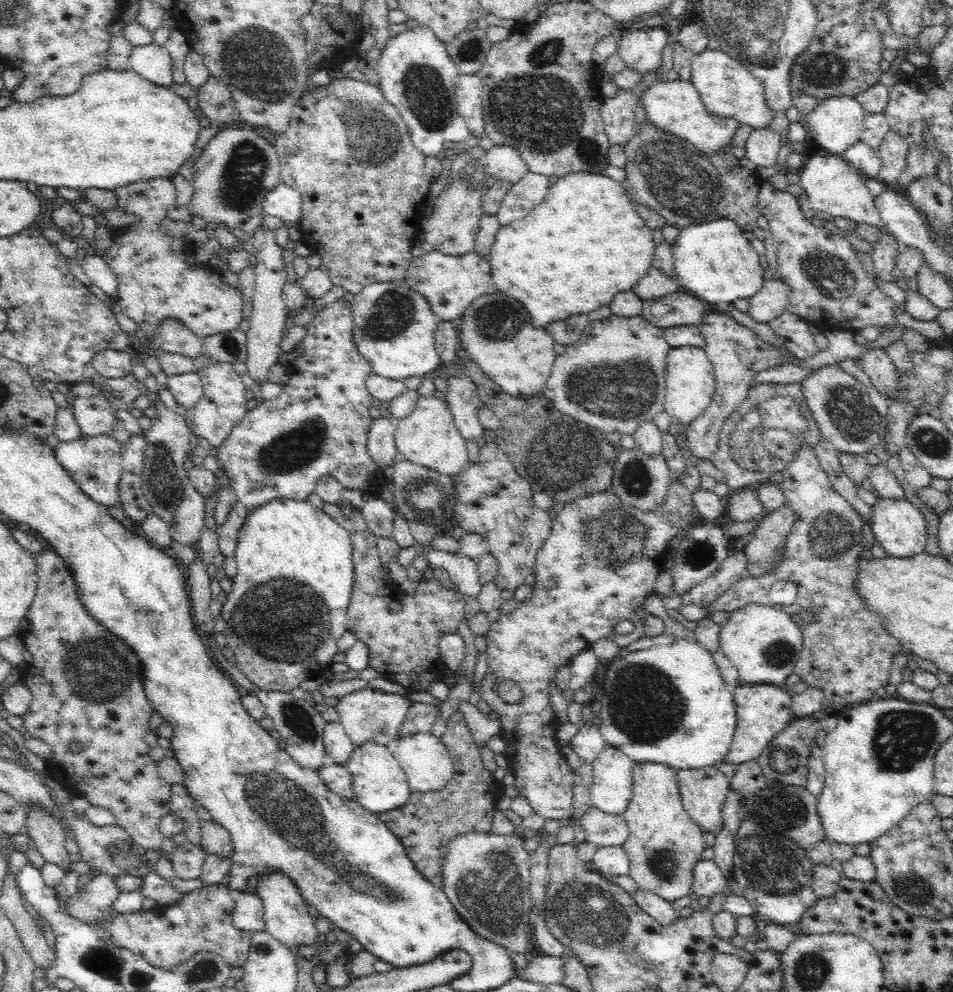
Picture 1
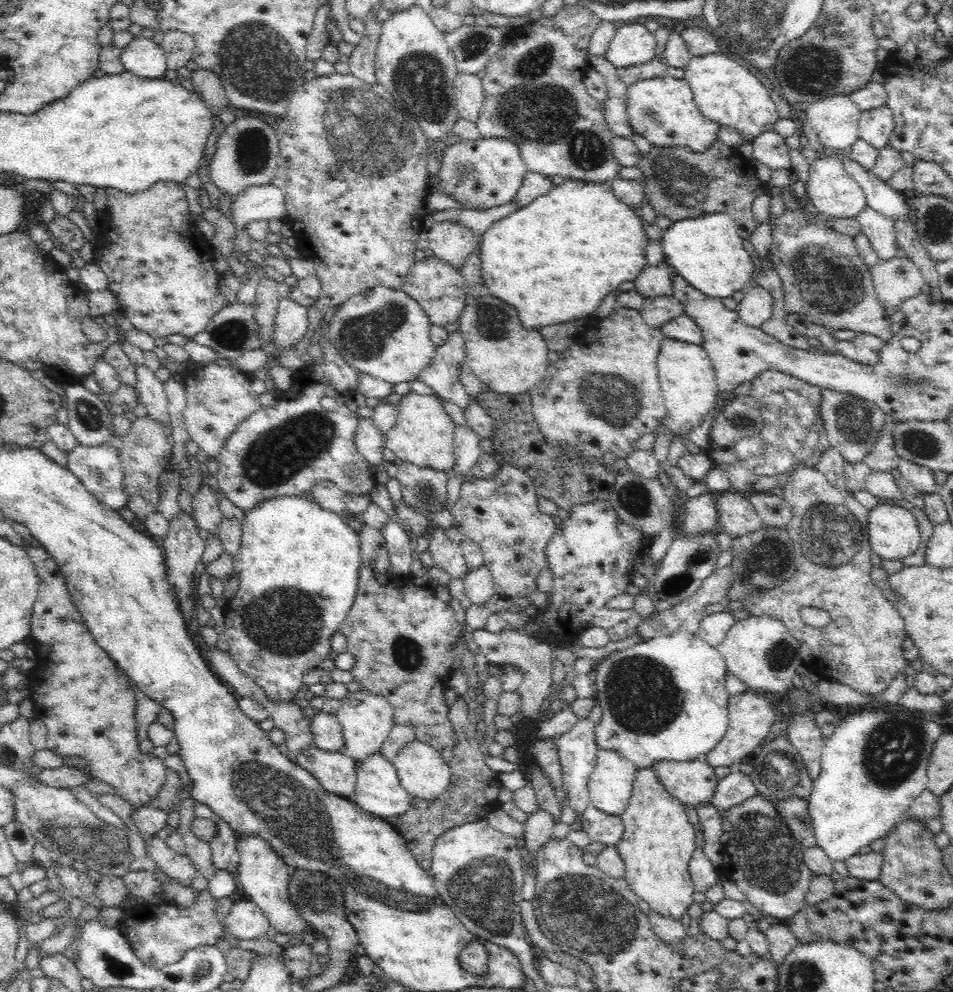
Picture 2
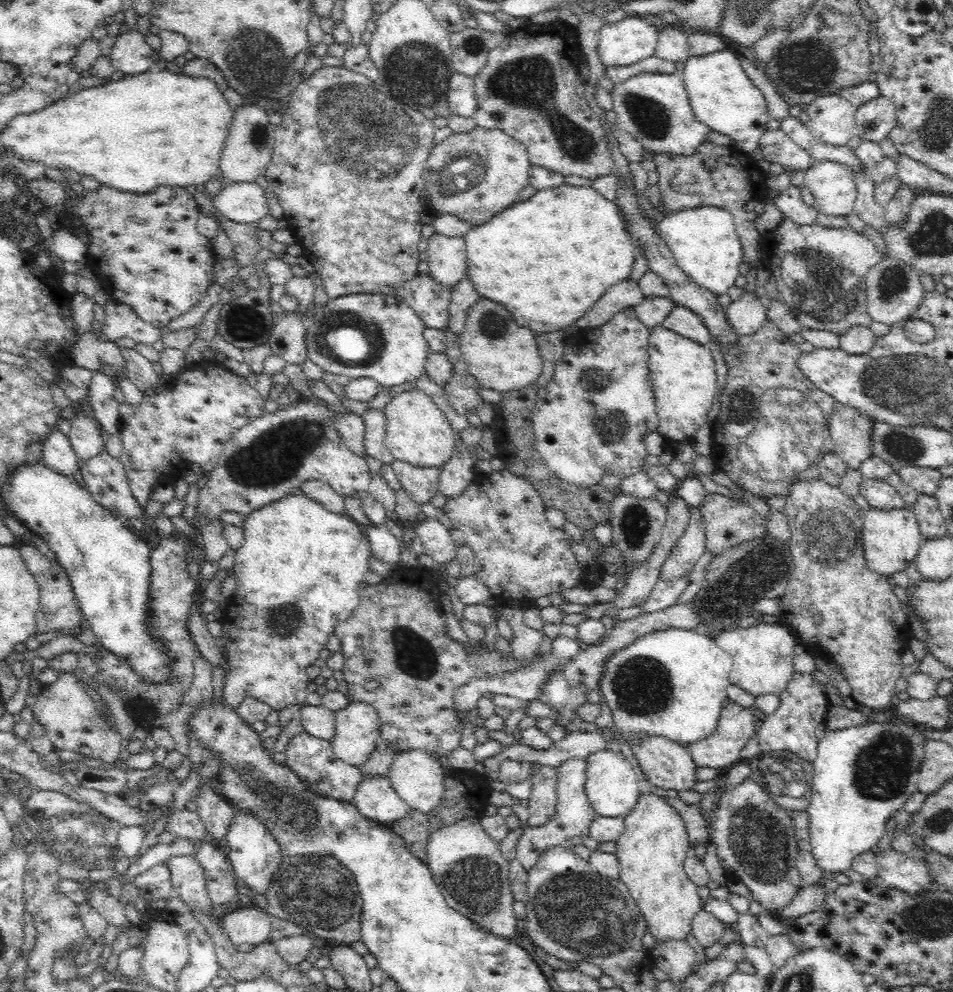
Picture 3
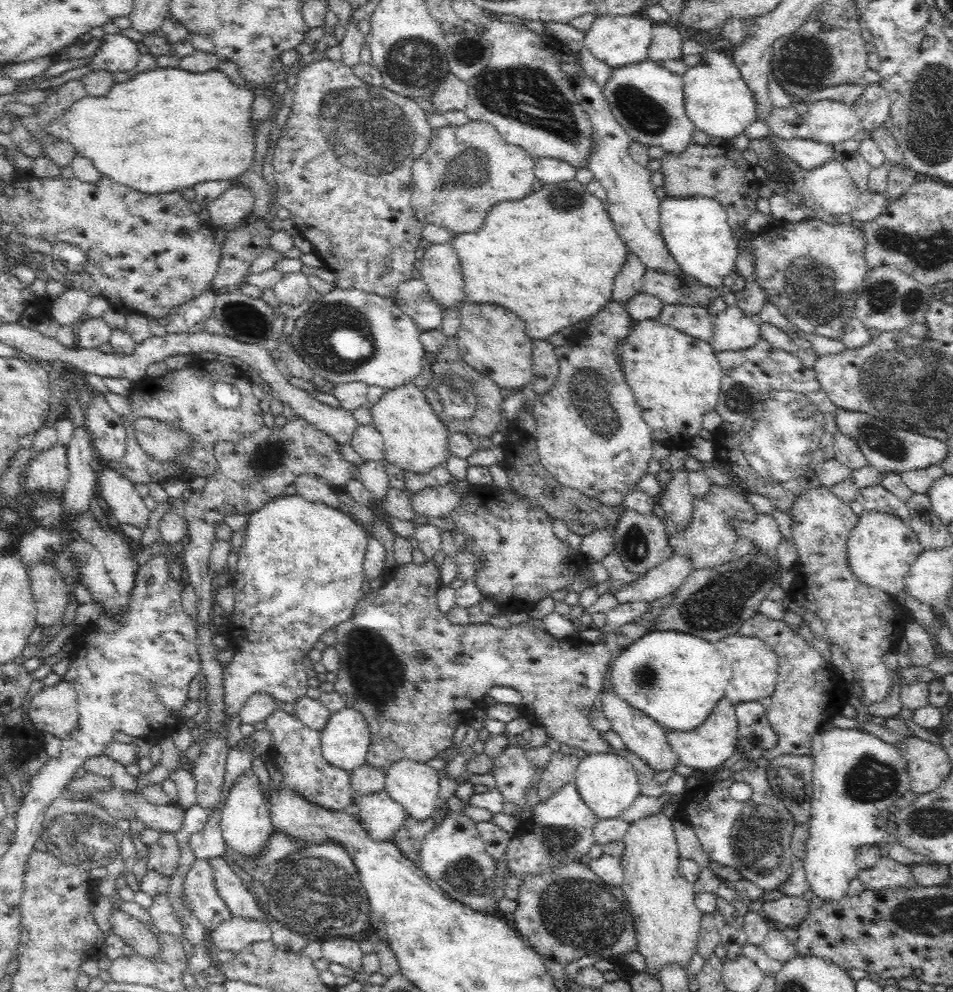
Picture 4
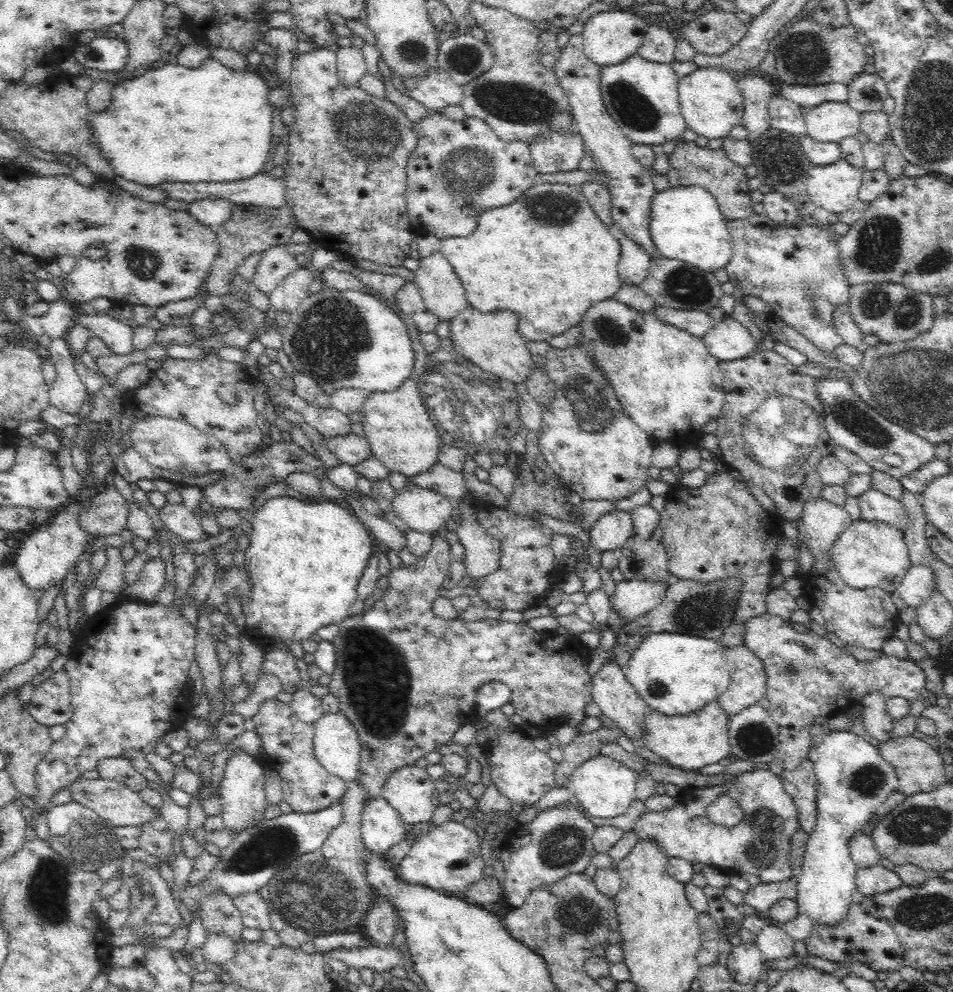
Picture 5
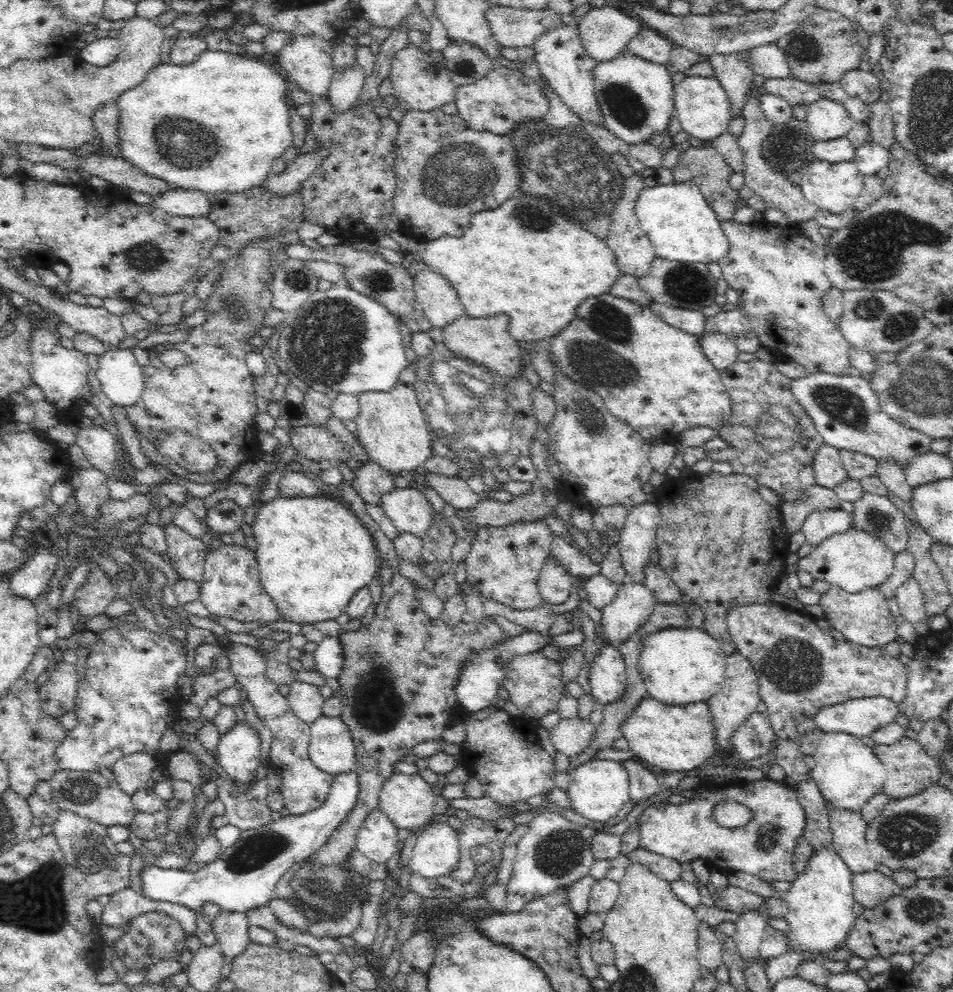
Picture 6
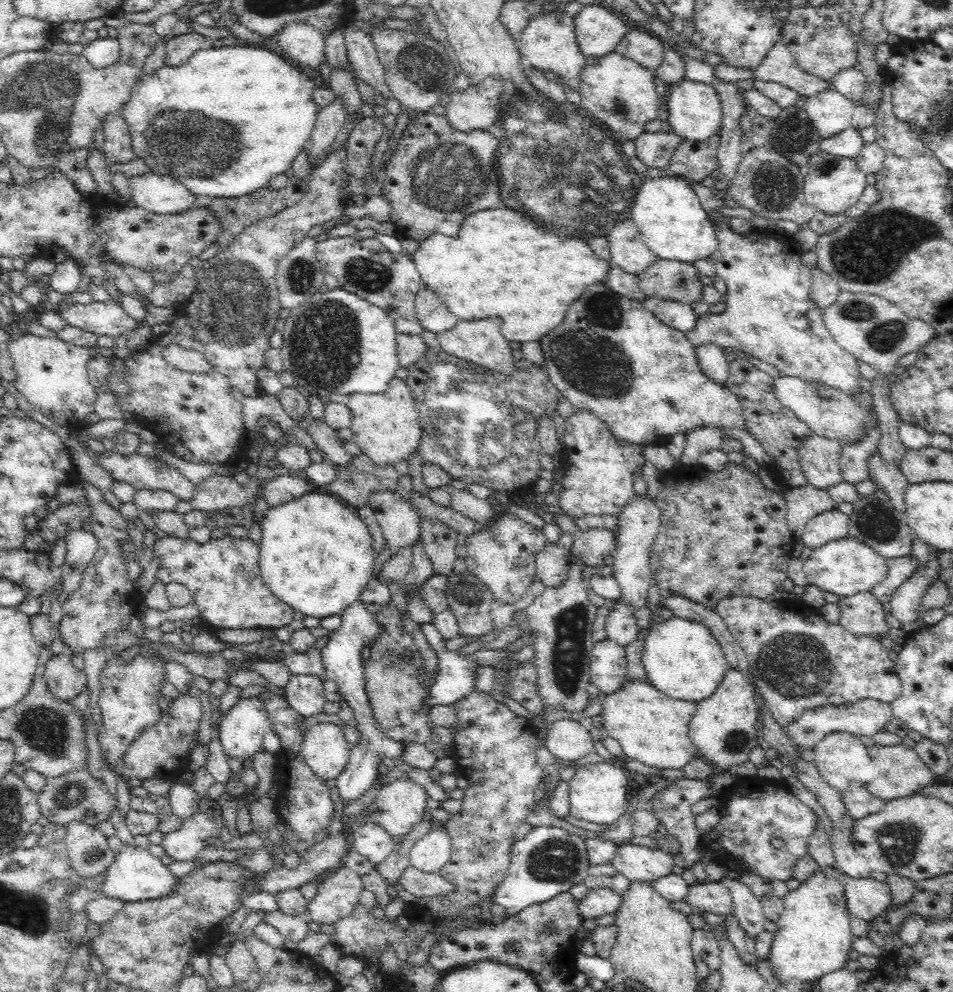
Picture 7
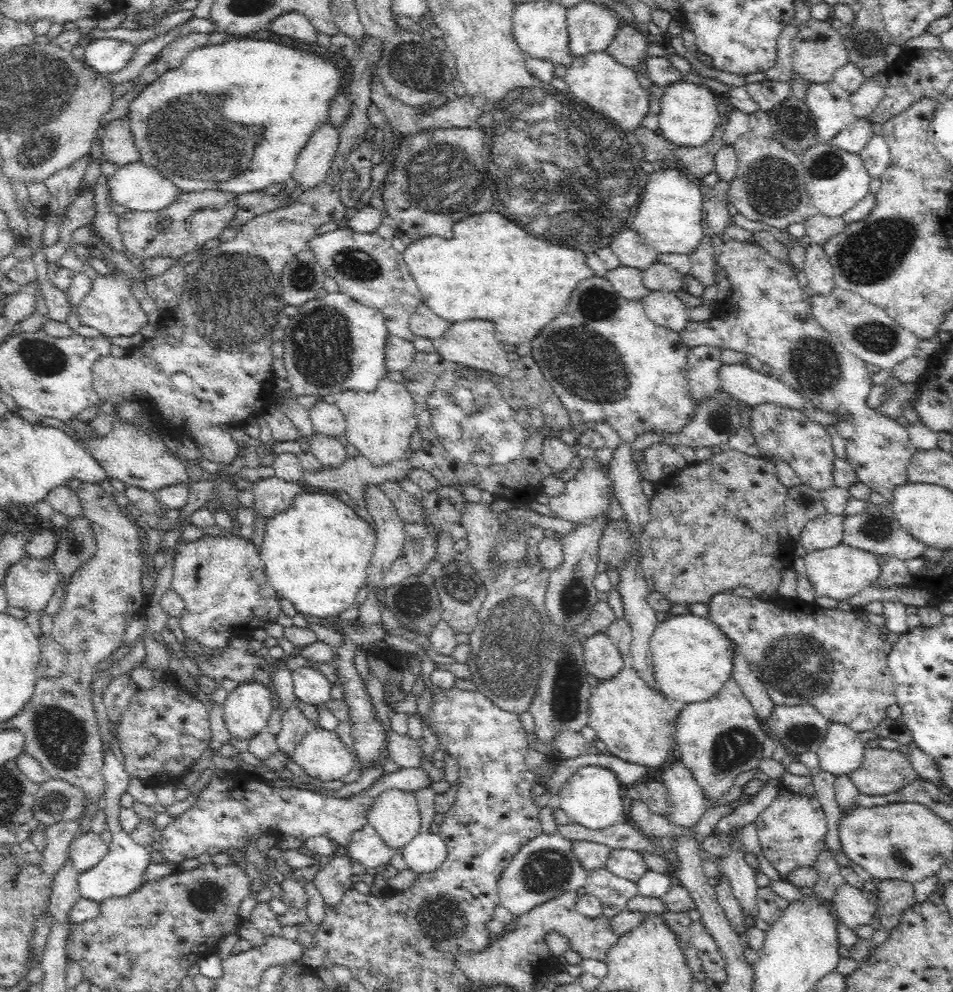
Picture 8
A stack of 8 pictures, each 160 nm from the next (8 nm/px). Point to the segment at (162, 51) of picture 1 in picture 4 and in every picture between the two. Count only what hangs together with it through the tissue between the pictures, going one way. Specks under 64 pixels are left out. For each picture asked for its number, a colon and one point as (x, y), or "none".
2: (141, 56)
3: (130, 54)
4: (115, 53)

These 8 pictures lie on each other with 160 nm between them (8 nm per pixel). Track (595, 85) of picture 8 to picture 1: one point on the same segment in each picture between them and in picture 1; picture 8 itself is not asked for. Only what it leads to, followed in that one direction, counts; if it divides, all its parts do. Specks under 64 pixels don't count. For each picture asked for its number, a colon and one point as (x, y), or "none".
1: (674, 107)
2: (662, 109)
3: (653, 108)
4: (647, 99)
5: (641, 96)
6: (635, 96)
7: (617, 91)

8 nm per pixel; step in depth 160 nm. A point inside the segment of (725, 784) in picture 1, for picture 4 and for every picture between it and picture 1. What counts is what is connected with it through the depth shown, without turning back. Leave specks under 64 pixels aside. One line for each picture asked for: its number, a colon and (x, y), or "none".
2: (691, 782)
3: (665, 764)
4: (641, 734)

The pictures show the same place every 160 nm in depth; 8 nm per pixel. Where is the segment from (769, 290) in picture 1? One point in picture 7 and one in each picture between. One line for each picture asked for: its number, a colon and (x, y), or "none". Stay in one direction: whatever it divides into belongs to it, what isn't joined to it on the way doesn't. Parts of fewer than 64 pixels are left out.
2: (756, 307)
3: (746, 315)
4: (734, 331)
5: (728, 341)
6: (721, 351)
7: (713, 364)

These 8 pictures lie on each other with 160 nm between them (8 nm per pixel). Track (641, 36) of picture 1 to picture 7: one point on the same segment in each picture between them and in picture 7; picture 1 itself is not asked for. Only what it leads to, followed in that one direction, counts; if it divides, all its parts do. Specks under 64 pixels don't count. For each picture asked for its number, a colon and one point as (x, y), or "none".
2: (632, 44)
3: (620, 44)
4: (615, 40)
5: (609, 37)
6: (605, 32)
7: (597, 29)

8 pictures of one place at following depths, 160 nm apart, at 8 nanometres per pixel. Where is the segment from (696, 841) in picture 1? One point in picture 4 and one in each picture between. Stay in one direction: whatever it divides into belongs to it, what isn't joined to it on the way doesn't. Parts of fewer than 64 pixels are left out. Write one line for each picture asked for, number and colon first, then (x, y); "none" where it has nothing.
2: (659, 839)
3: (651, 852)
4: (666, 921)

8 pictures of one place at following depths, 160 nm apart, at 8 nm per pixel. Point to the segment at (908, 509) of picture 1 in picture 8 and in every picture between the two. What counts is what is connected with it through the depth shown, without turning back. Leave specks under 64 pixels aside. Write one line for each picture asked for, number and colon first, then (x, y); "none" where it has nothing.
2: (893, 534)
3: (891, 539)
4: (880, 550)
5: (866, 555)
6: (853, 560)
7: (844, 567)
8: (840, 572)

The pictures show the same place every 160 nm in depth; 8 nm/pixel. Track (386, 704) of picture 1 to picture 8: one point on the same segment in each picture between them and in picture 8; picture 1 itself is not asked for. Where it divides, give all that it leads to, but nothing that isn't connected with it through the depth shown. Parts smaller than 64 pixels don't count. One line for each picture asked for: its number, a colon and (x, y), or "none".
2: (366, 720)
3: (357, 729)
4: (345, 740)
5: (336, 746)
6: (331, 749)
7: (325, 751)
8: (321, 755)

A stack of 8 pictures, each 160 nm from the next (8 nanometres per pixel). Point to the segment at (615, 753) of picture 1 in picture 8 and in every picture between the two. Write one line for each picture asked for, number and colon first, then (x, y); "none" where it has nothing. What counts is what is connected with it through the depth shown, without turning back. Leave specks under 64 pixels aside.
2: (610, 785)
3: (611, 785)
4: (607, 783)
5: (605, 788)
6: (599, 789)
7: (597, 793)
8: (592, 797)

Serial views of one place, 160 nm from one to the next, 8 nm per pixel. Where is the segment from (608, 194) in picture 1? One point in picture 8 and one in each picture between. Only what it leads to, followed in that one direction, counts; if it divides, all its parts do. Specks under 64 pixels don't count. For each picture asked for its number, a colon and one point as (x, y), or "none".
2: (555, 259)
3: (567, 268)
4: (551, 257)
5: (545, 256)
6: (525, 258)
7: (502, 264)
8: (489, 269)

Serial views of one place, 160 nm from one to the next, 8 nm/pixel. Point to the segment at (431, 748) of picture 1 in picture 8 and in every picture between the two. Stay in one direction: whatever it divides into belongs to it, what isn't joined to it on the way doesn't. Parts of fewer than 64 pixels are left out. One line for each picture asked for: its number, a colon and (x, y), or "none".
2: (421, 770)
3: (418, 779)
4: (415, 786)
5: (409, 790)
6: (408, 801)
7: (400, 804)
8: (395, 815)

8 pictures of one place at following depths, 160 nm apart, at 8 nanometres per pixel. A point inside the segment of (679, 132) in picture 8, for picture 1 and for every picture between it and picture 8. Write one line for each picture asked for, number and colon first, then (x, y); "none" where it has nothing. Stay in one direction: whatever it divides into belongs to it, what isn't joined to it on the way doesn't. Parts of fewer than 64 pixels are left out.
1: (727, 89)
2: (725, 91)
3: (722, 96)
4: (716, 99)
5: (709, 99)
6: (702, 108)
7: (694, 112)

